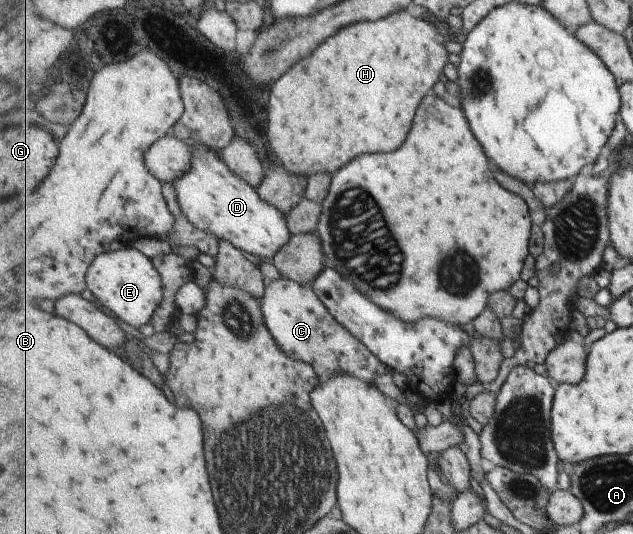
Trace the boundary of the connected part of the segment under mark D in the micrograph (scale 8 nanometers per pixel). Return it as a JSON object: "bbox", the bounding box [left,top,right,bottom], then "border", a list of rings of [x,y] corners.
{"bbox":[172,145,293,259],"border":[[[193,145],[191,169],[187,173],[183,173],[183,177],[173,181],[172,184],[175,187],[175,191],[177,191],[177,199],[179,199],[181,211],[201,231],[209,231],[209,233],[213,233],[219,239],[225,239],[225,241],[233,243],[239,249],[247,251],[247,253],[254,253],[257,257],[263,259],[274,259],[291,241],[293,235],[288,225],[288,217],[283,215],[282,210],[278,206],[271,205],[271,203],[267,205],[267,201],[263,201],[263,197],[259,195],[259,191],[255,189],[255,186],[248,181],[243,181],[243,178],[239,177],[239,174],[236,174],[226,164],[221,158],[220,151],[210,149],[207,145]]]}

